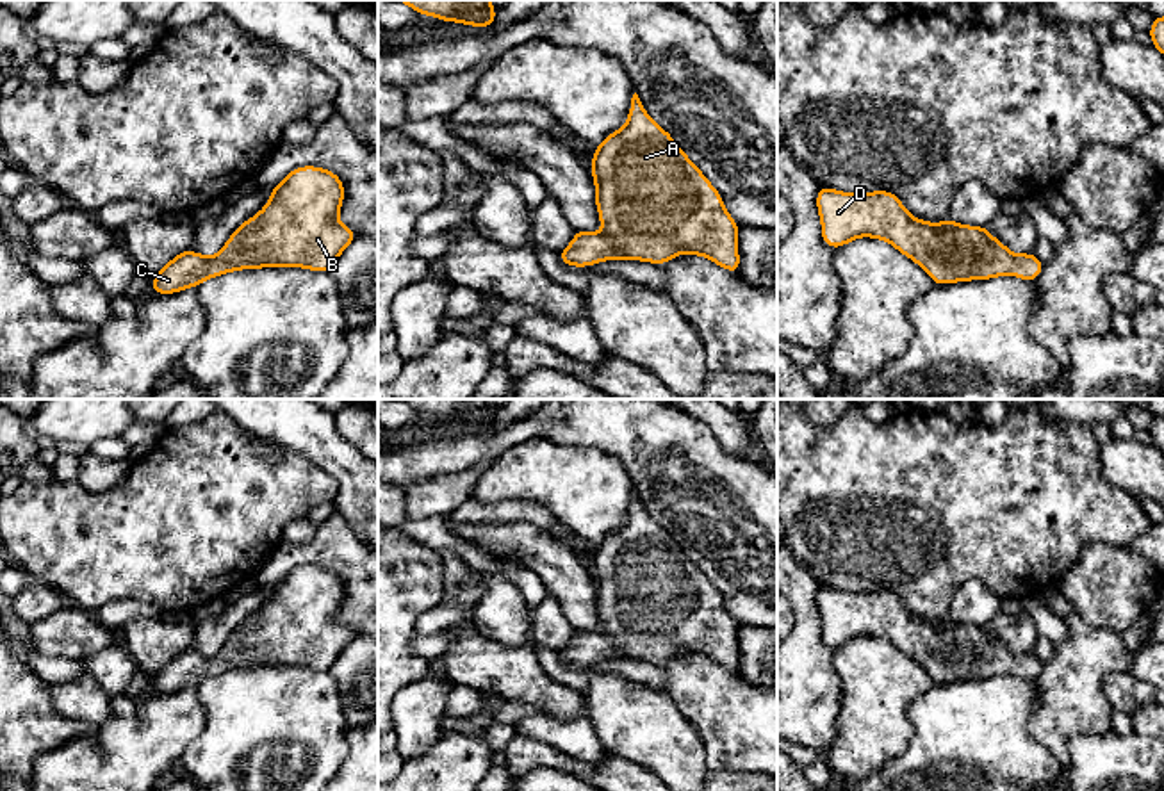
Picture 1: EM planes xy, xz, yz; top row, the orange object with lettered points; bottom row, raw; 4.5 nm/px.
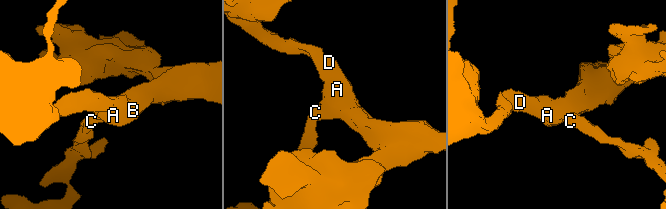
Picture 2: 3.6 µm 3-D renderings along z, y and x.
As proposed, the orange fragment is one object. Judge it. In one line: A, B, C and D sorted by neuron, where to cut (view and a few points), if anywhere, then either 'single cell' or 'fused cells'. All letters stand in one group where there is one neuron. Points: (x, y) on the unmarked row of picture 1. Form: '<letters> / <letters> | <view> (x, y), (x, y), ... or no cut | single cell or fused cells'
A B C D | no cut | single cell

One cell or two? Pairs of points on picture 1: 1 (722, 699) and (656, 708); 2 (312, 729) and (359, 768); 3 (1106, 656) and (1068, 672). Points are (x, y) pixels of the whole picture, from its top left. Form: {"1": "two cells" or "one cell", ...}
{"1": "two cells", "2": "two cells", "3": "one cell"}

